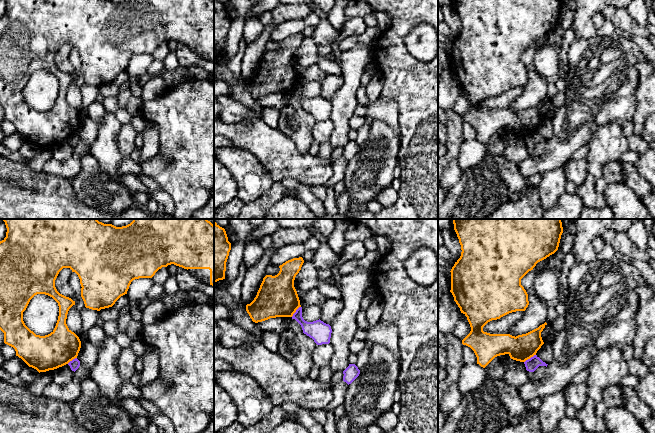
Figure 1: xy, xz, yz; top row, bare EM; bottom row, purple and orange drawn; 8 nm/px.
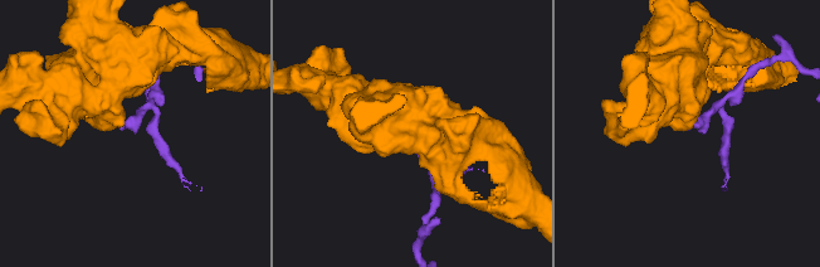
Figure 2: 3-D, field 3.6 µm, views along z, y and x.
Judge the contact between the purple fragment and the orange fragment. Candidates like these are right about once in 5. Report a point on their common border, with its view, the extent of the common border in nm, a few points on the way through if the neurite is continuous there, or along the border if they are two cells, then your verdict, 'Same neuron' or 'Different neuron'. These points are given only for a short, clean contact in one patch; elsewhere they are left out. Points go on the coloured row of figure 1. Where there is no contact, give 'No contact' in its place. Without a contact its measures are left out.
Touches purple at yz (530, 358). Shared border 120 nm. Boundary: yz (535, 354), (524, 362). Different neuron

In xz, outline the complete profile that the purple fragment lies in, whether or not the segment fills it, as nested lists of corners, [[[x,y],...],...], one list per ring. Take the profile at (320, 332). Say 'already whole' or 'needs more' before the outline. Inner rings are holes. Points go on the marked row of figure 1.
already whole; [[[302,307],[296,310],[292,319],[295,319],[301,325],[303,333],[312,338],[317,345],[330,343],[332,329],[329,324],[320,319],[313,322],[305,321],[302,317]]]

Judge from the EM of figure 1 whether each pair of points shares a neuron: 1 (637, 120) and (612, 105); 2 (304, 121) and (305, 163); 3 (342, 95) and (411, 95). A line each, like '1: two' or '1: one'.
1: two
2: two
3: two

